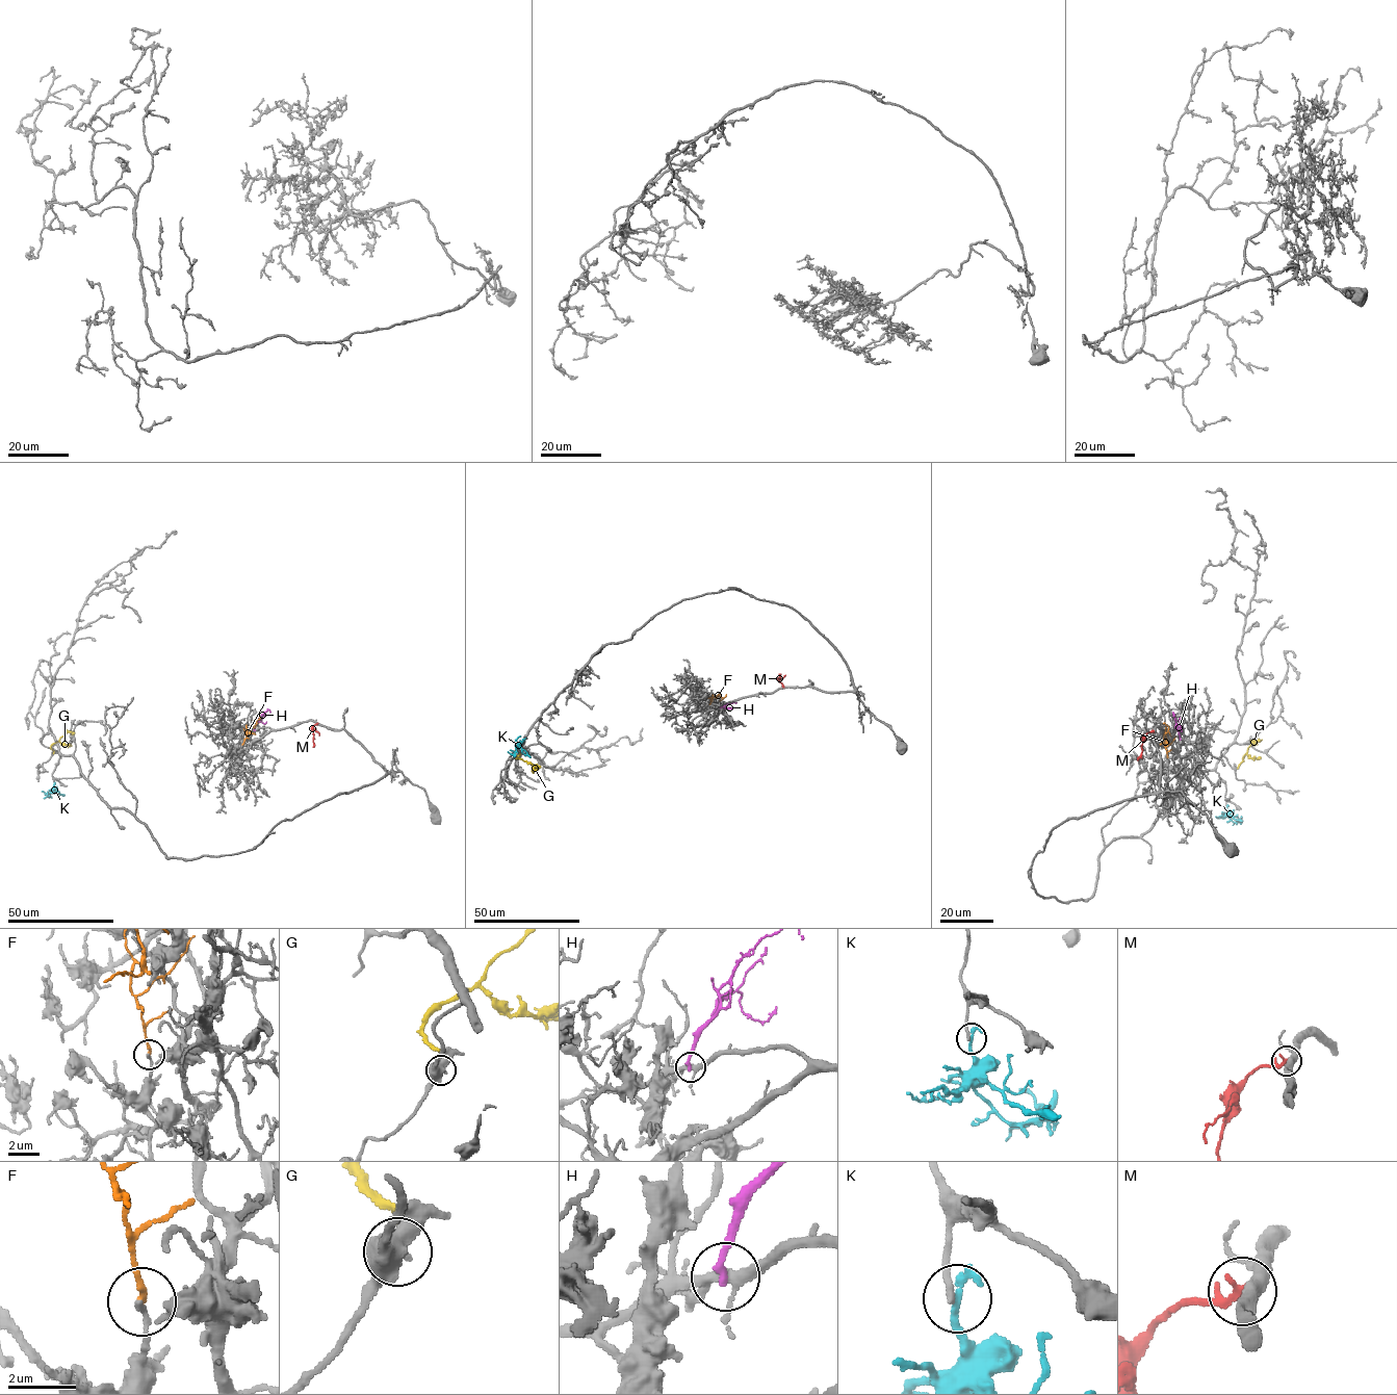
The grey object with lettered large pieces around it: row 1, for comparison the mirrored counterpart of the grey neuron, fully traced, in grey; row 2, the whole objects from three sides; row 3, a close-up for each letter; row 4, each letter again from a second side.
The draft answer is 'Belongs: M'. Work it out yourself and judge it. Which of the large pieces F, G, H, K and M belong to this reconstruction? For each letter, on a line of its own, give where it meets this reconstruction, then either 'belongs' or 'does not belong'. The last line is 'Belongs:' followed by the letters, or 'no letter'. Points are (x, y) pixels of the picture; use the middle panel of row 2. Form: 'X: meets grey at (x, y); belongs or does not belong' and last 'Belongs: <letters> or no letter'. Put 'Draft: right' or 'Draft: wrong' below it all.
F: meets grey at (708, 698); does not belong
G: meets grey at (519, 753); does not belong
H: meets grey at (721, 707); does not belong
K: meets grey at (520, 745); does not belong
M: meets grey at (783, 687); does not belong
Belongs: no letter
Draft: wrong

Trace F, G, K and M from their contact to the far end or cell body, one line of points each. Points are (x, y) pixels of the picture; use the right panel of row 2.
F: (1167, 757), (1164, 743), (1168, 727), (1163, 723)
G: (1238, 768), (1249, 745), (1262, 740)
K: (1226, 807), (1227, 816), (1233, 822), (1239, 820), (1235, 816)
M: (1154, 731), (1145, 734), (1137, 760)

